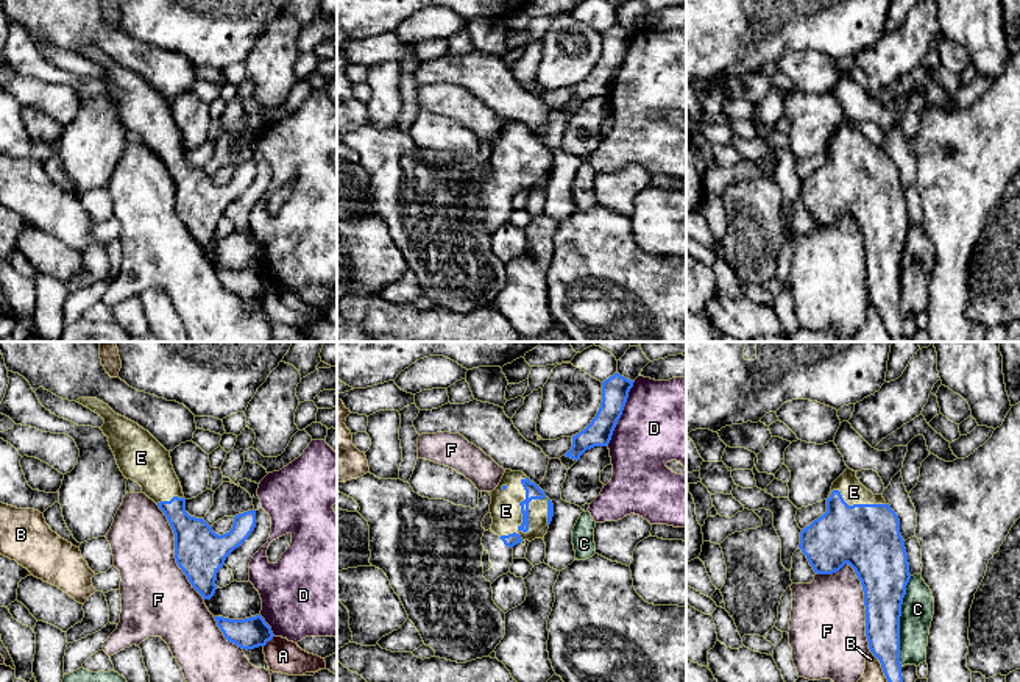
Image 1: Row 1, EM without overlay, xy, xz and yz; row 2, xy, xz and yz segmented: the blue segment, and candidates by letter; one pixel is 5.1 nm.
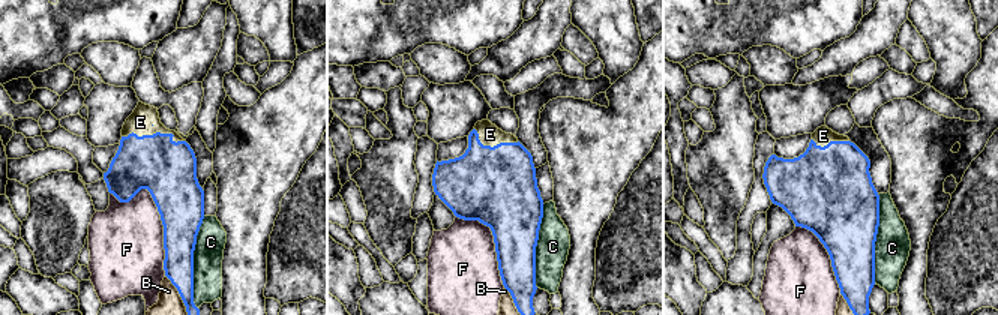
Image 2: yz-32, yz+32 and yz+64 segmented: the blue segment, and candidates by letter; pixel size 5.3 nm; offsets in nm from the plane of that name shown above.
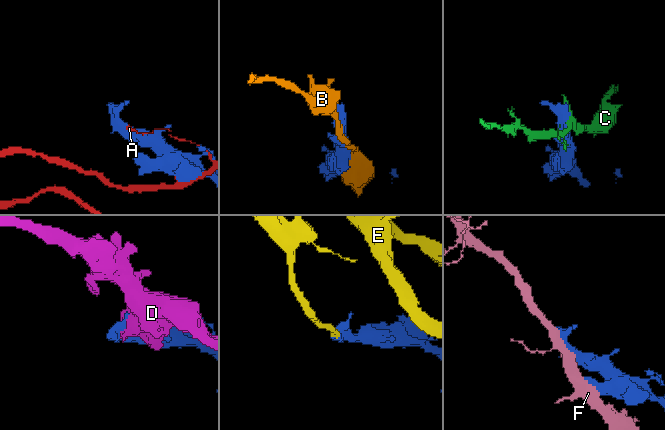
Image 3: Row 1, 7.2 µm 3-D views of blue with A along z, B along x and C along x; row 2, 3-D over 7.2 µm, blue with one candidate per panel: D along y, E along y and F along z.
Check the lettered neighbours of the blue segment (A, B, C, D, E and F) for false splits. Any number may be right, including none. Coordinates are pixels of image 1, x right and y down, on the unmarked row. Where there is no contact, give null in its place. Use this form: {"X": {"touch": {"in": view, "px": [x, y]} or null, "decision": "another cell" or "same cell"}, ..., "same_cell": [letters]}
{"A": {"touch": {"in": "xy", "px": [269, 291]}, "decision": "another cell"}, "B": {"touch": {"in": "yz", "px": [883, 322]}, "decision": "another cell"}, "C": {"touch": {"in": "yz", "px": [899, 272]}, "decision": "another cell"}, "D": {"touch": {"in": "xz", "px": [621, 63]}, "decision": "another cell"}, "E": {"touch": {"in": "xz", "px": [521, 163]}, "decision": "same cell"}, "F": {"touch": {"in": "yz", "px": [863, 241]}, "decision": "another cell"}, "same_cell": ["E"]}

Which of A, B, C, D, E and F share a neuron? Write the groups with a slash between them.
A / B / C / D / E / F

